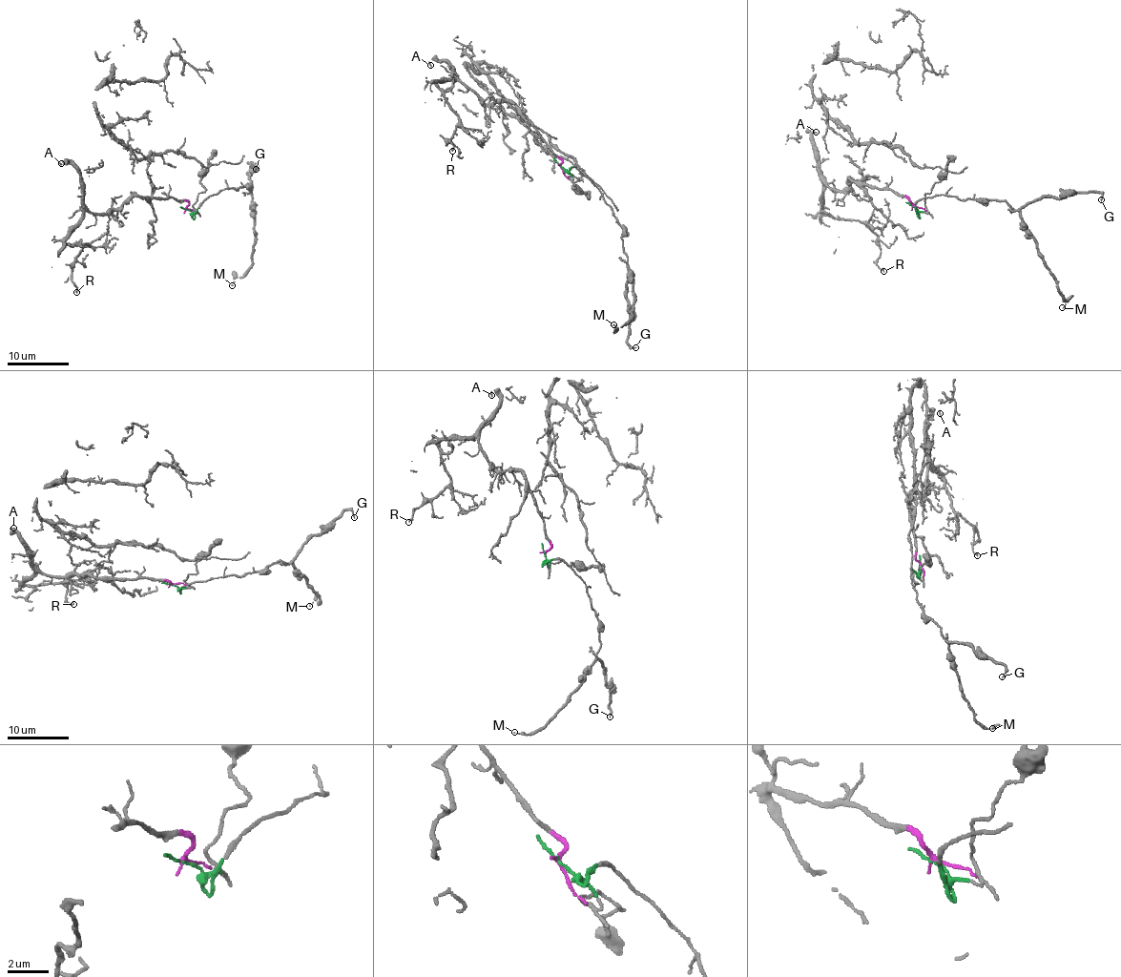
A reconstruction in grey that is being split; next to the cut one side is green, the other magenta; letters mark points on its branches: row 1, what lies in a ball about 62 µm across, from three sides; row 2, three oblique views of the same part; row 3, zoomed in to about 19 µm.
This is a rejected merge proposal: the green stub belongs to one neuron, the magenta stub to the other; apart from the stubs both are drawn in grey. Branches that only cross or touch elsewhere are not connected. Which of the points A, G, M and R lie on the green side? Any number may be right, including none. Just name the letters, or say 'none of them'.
G, M

